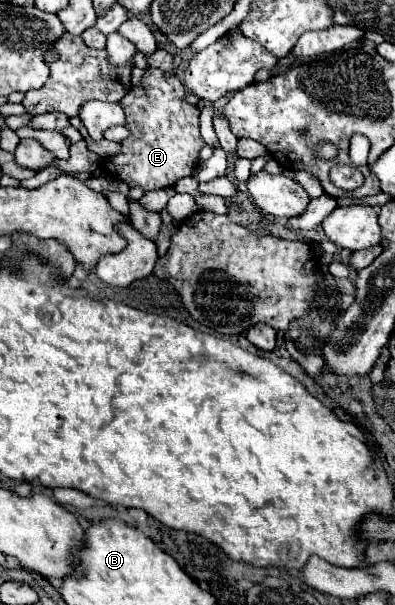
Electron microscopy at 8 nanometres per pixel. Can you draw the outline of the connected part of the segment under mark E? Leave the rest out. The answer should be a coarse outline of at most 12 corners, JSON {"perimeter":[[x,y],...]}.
{"perimeter":[[158,68],[120,100],[132,136],[104,160],[144,192],[194,174],[200,110]]}

